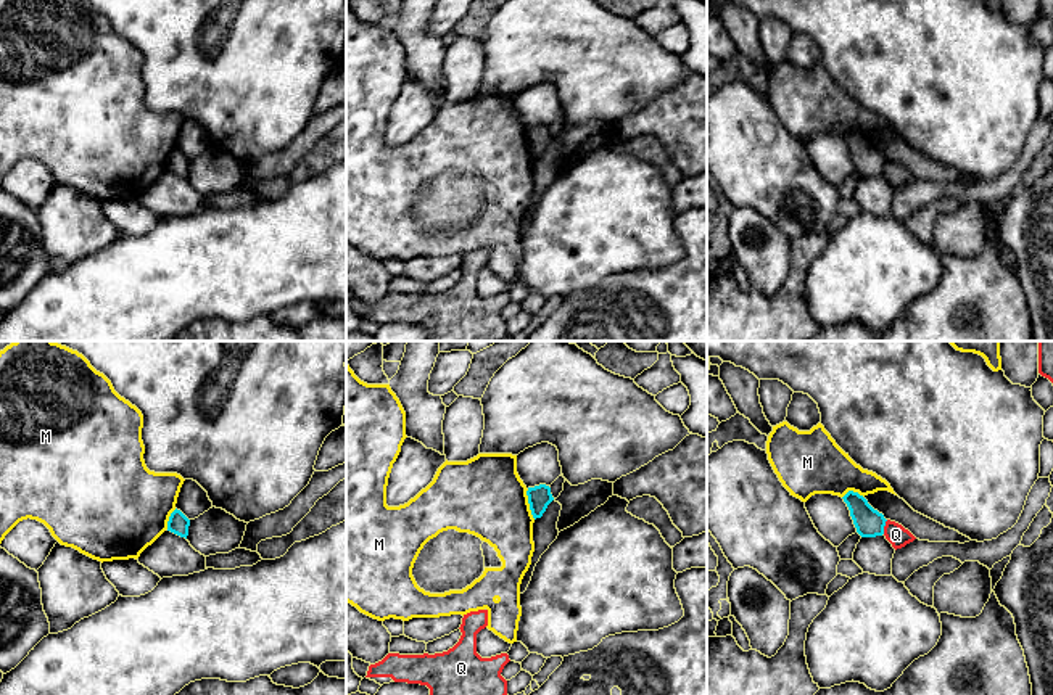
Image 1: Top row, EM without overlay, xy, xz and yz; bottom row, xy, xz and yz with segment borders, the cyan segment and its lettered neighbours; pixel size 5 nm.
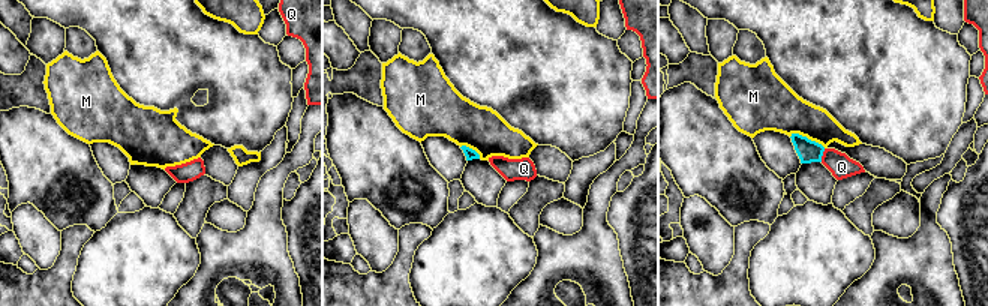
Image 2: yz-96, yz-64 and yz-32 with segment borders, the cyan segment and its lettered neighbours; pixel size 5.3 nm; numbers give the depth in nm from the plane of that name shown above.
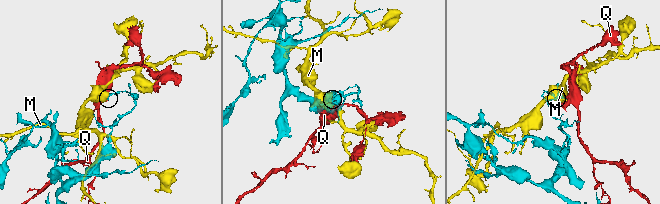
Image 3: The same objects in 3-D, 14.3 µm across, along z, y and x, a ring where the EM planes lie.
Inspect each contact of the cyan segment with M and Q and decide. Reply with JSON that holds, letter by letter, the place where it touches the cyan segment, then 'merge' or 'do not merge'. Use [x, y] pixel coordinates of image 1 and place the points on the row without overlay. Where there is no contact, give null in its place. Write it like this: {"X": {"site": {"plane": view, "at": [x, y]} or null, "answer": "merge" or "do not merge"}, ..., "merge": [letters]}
{"M": {"site": {"plane": "xz", "at": [528, 142]}, "answer": "do not merge"}, "Q": {"site": {"plane": "yz", "at": [884, 164]}, "answer": "do not merge"}, "merge": []}

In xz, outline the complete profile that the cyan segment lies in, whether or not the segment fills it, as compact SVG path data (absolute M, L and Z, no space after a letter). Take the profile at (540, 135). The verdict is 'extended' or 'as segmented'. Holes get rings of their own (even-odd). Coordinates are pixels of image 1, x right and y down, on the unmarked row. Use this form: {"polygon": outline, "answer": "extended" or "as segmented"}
{"polygon": "M546 124L528 127L526 135L535 159L541 158L547 145L554 140L551 127Z", "answer": "as segmented"}

